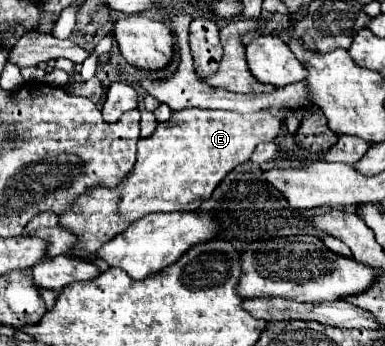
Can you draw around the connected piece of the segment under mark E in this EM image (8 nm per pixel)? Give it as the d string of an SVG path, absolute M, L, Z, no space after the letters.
M187 108L181 110L181 124L179 122L159 122L157 130L149 138L141 138L137 144L137 162L135 168L131 170L125 180L117 188L91 188L85 194L79 196L65 212L65 216L59 218L59 224L73 230L77 234L79 242L77 246L69 252L73 256L89 256L89 252L97 252L105 242L115 238L119 232L127 230L133 222L139 218L151 214L151 212L193 212L199 208L199 202L207 200L215 186L239 164L247 162L259 142L273 142L285 118L289 114L299 114L295 110L281 110L277 114L269 110L253 112L253 114L239 114L231 110L199 110L199 108Z

